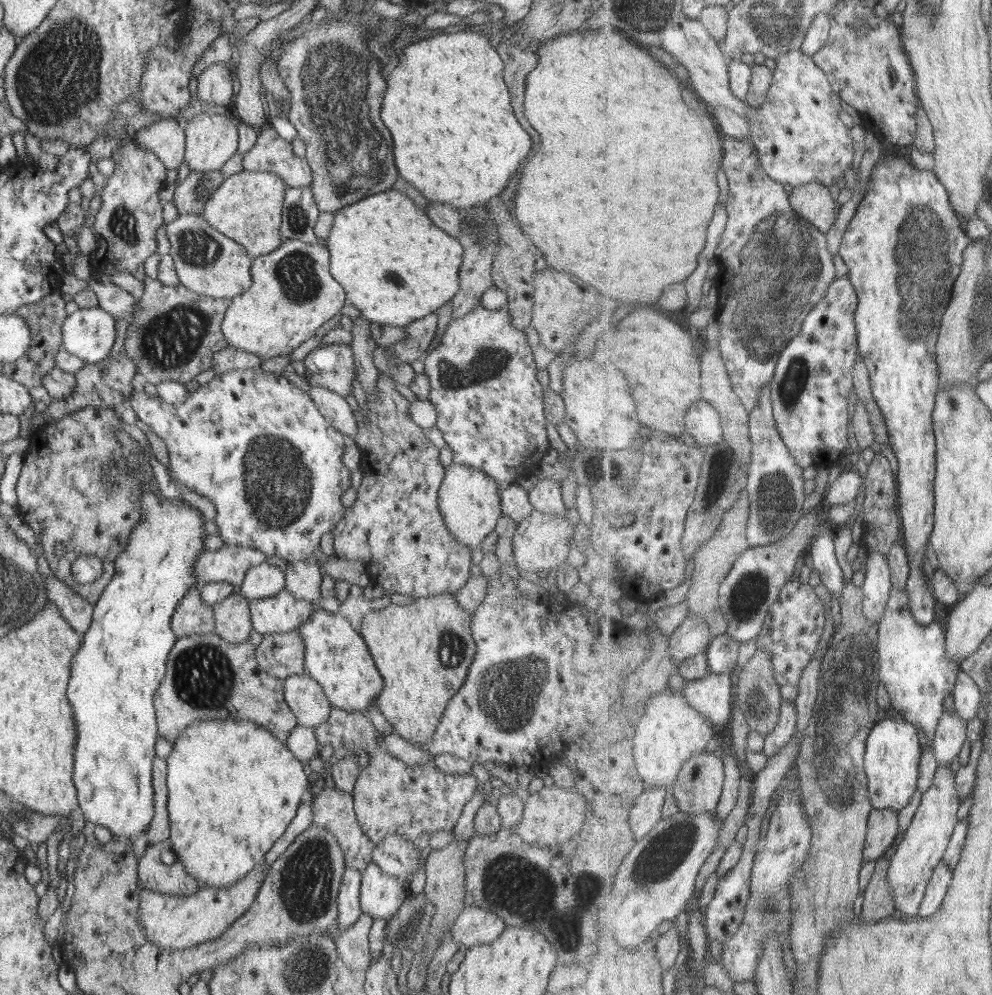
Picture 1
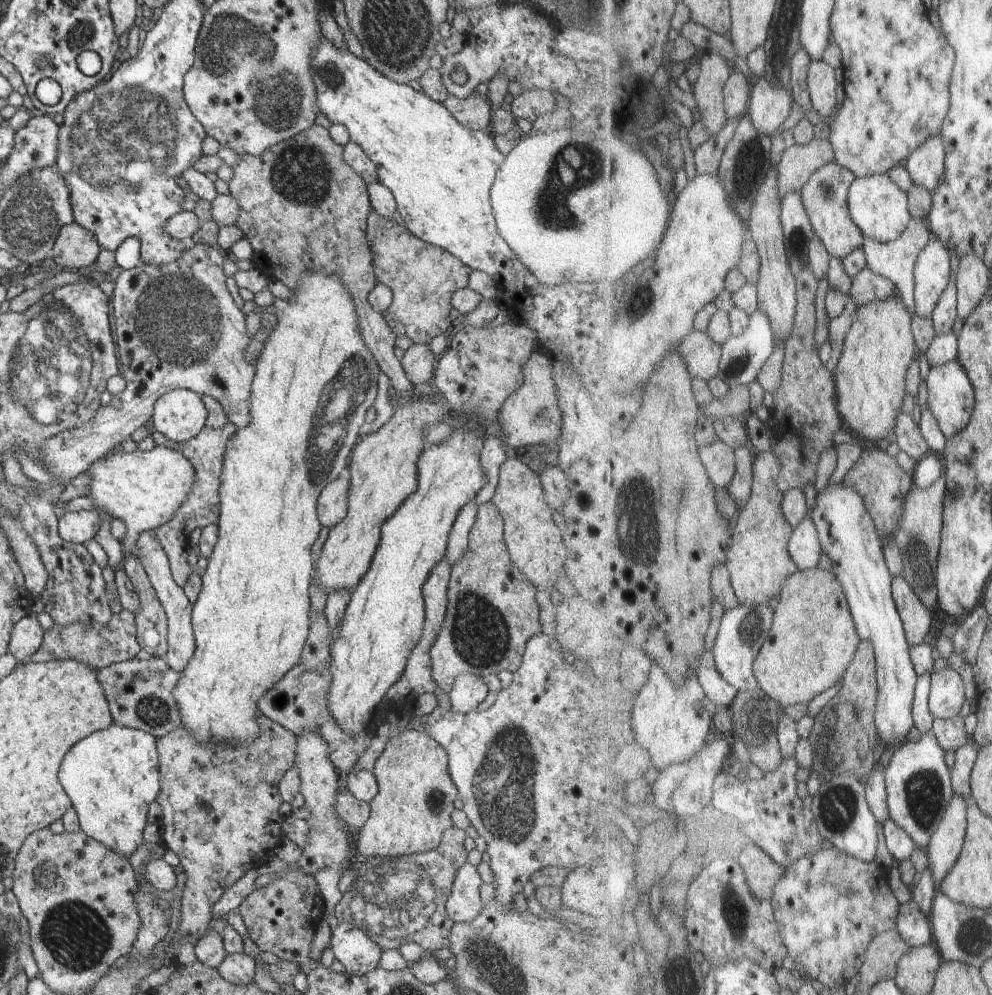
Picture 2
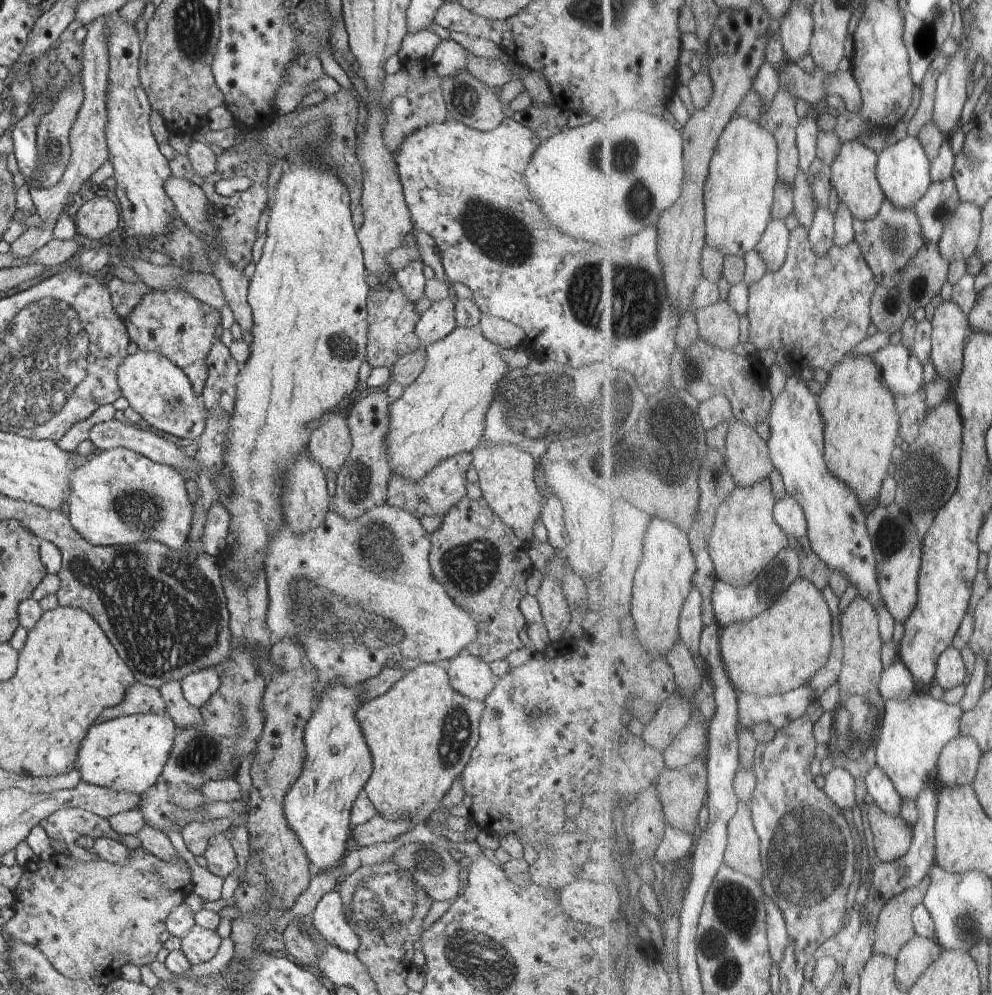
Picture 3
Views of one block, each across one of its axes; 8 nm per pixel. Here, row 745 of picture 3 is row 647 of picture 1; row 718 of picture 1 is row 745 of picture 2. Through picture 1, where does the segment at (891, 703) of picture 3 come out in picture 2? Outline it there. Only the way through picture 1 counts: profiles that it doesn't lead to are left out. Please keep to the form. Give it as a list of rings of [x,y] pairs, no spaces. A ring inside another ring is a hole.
[[[934,731],[922,736],[917,742],[909,741],[894,751],[886,768],[888,803],[891,818],[902,826],[918,846],[926,851],[933,835],[939,830],[946,812],[954,799],[952,769],[945,760],[945,749]]]

